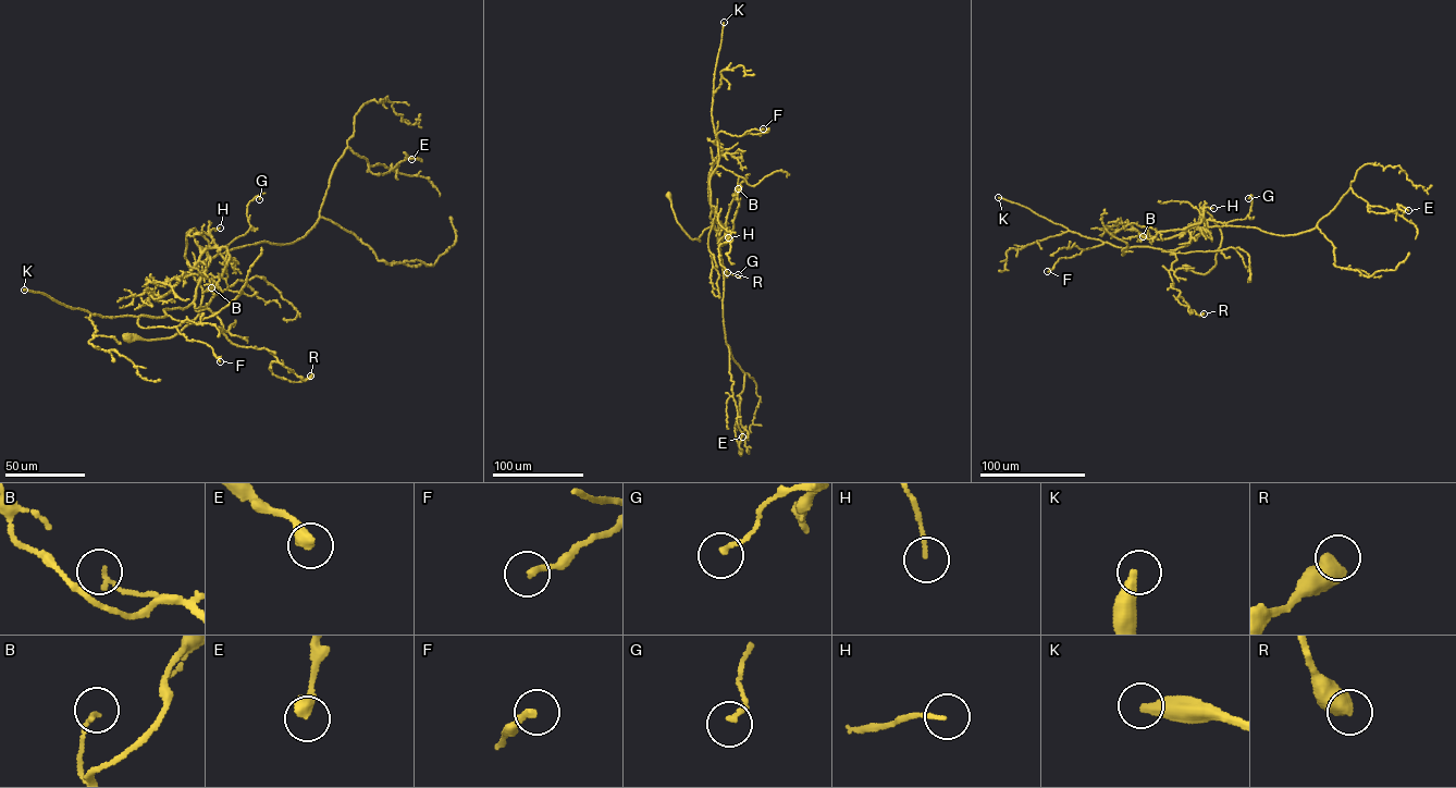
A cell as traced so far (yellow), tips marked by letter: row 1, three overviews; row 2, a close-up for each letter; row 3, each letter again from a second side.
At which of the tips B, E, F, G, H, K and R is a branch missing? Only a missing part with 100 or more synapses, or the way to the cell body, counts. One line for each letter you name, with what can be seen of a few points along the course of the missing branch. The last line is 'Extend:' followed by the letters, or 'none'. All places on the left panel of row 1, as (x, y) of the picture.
Extend: K

